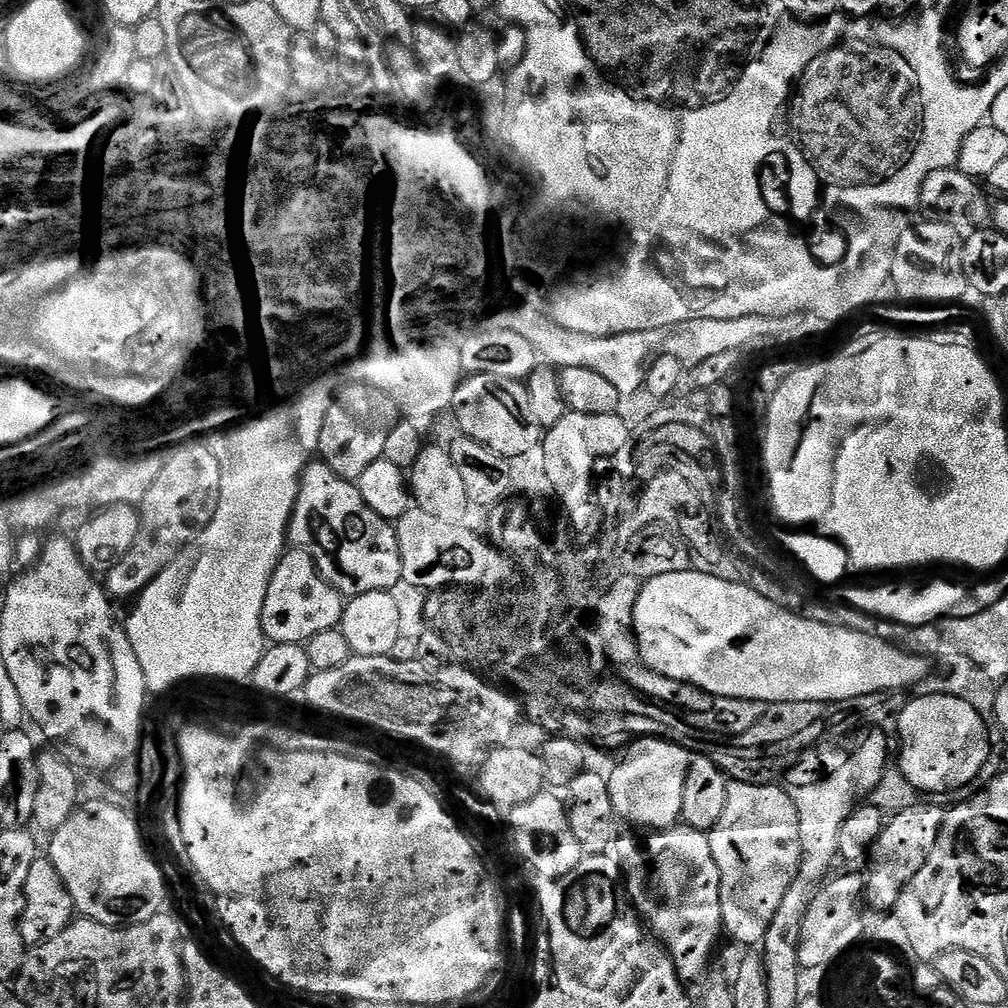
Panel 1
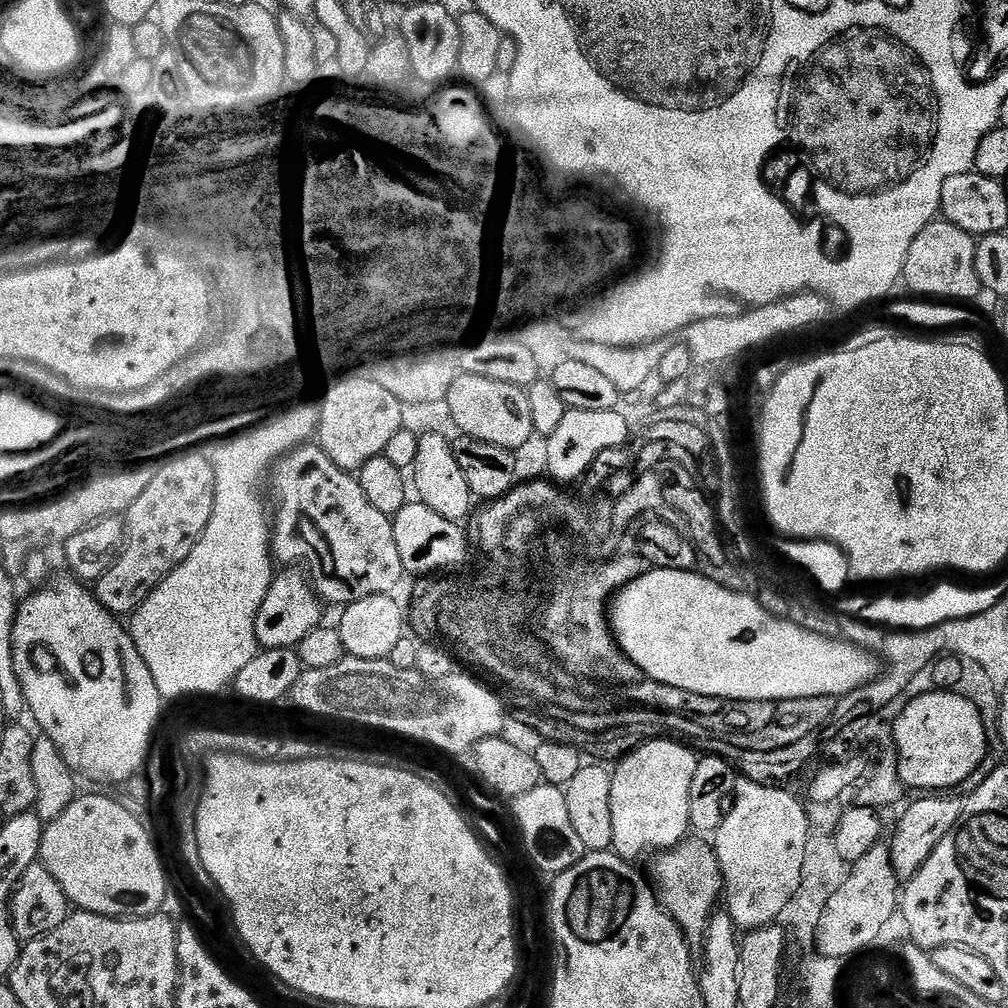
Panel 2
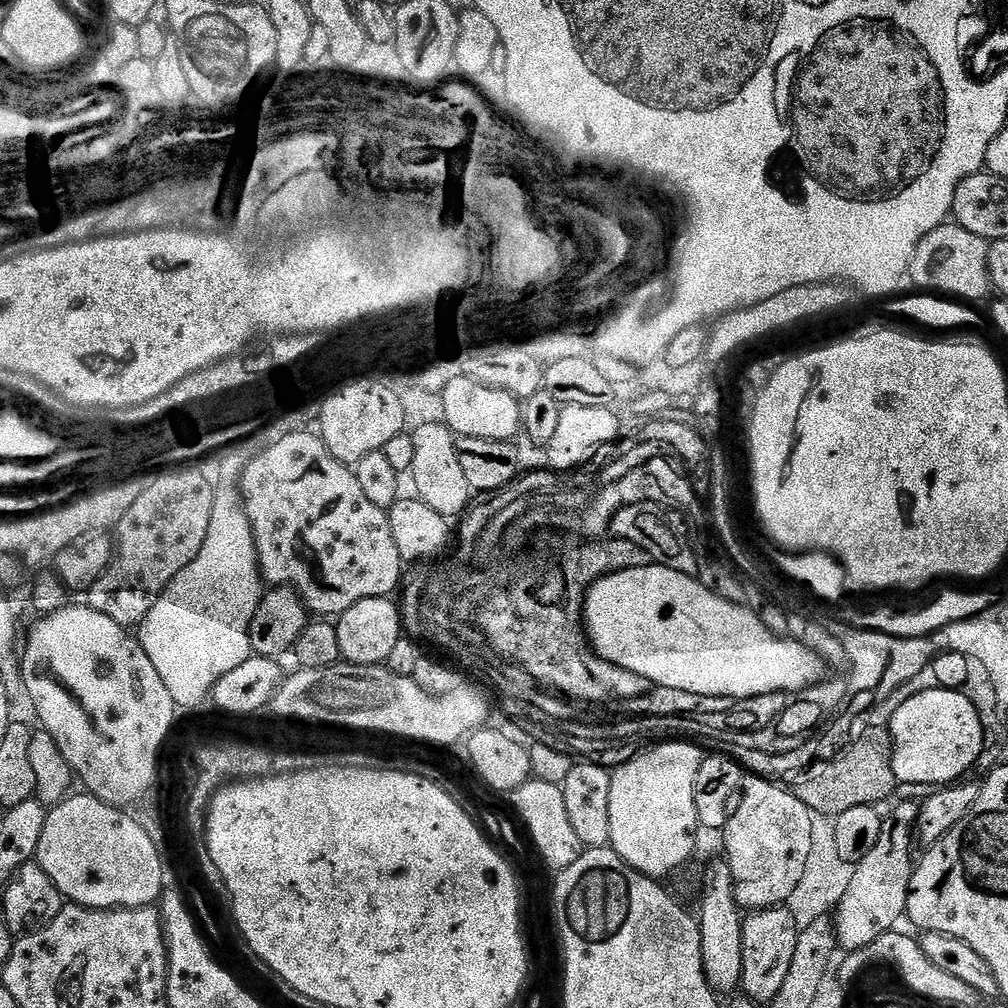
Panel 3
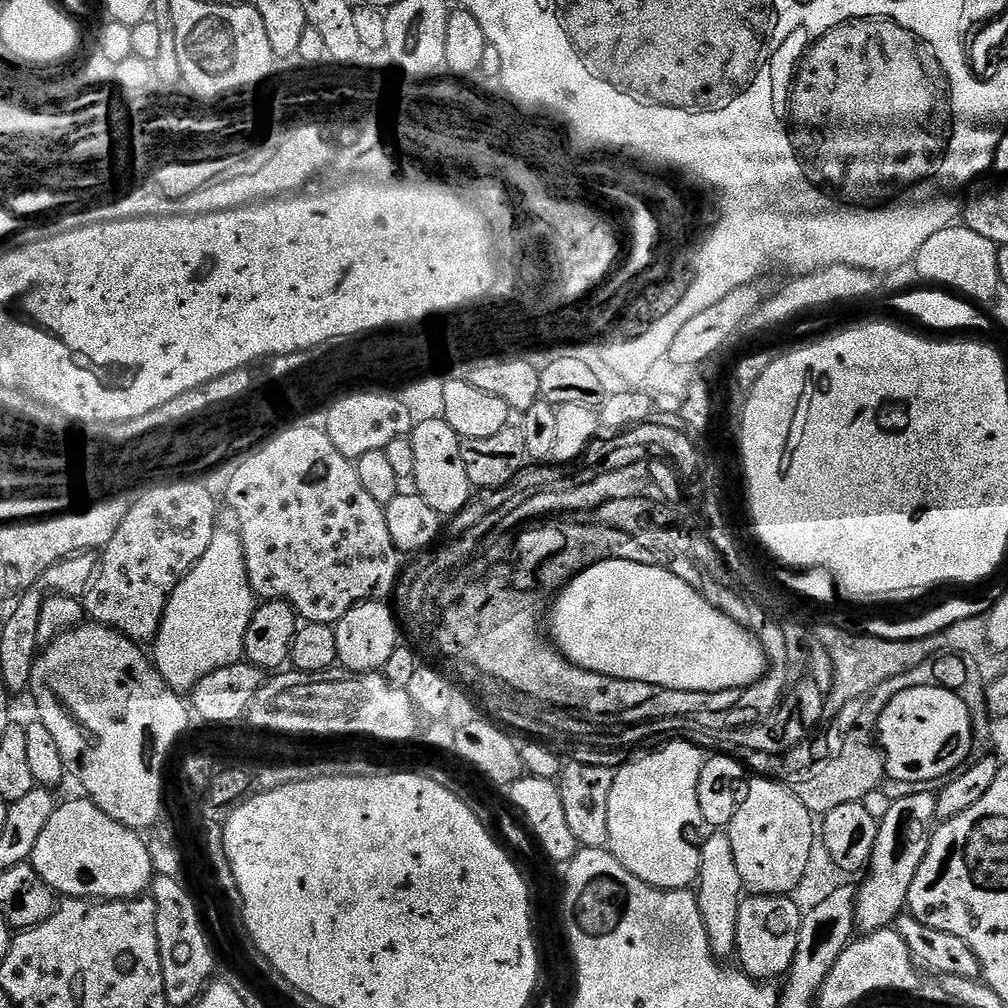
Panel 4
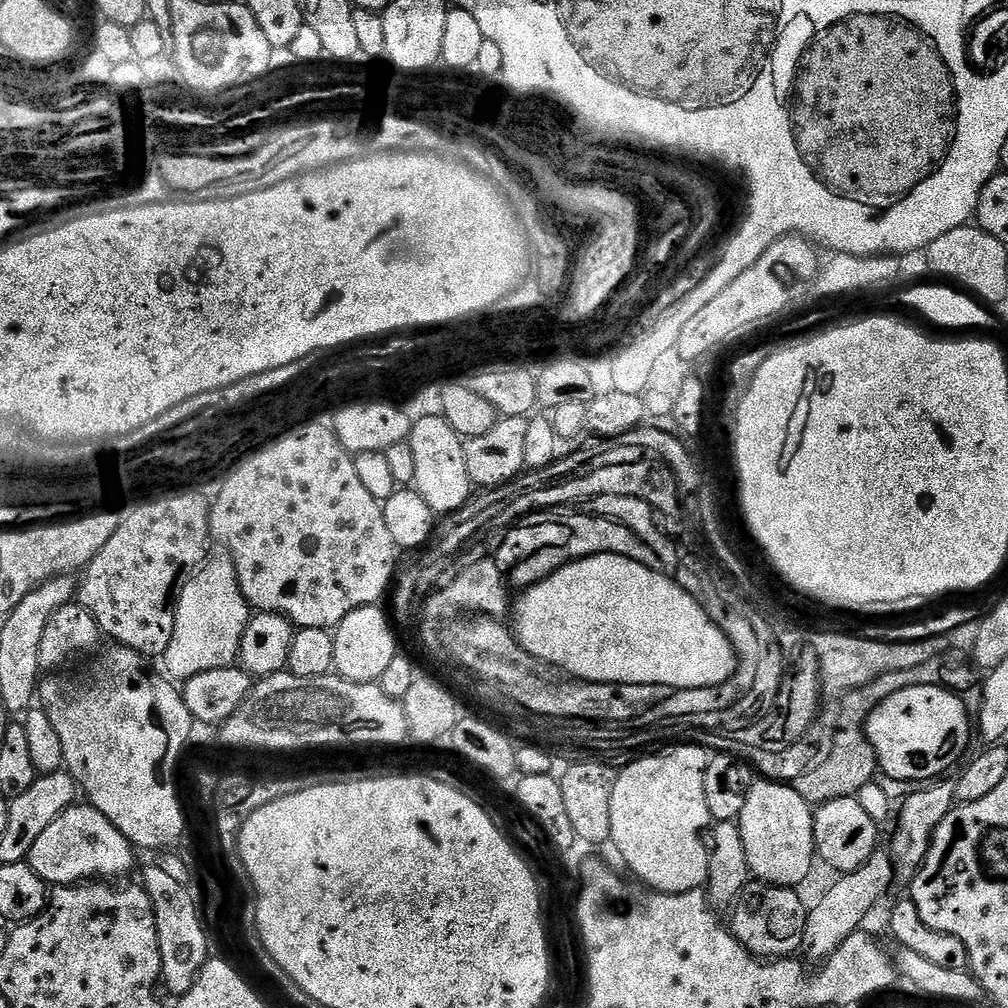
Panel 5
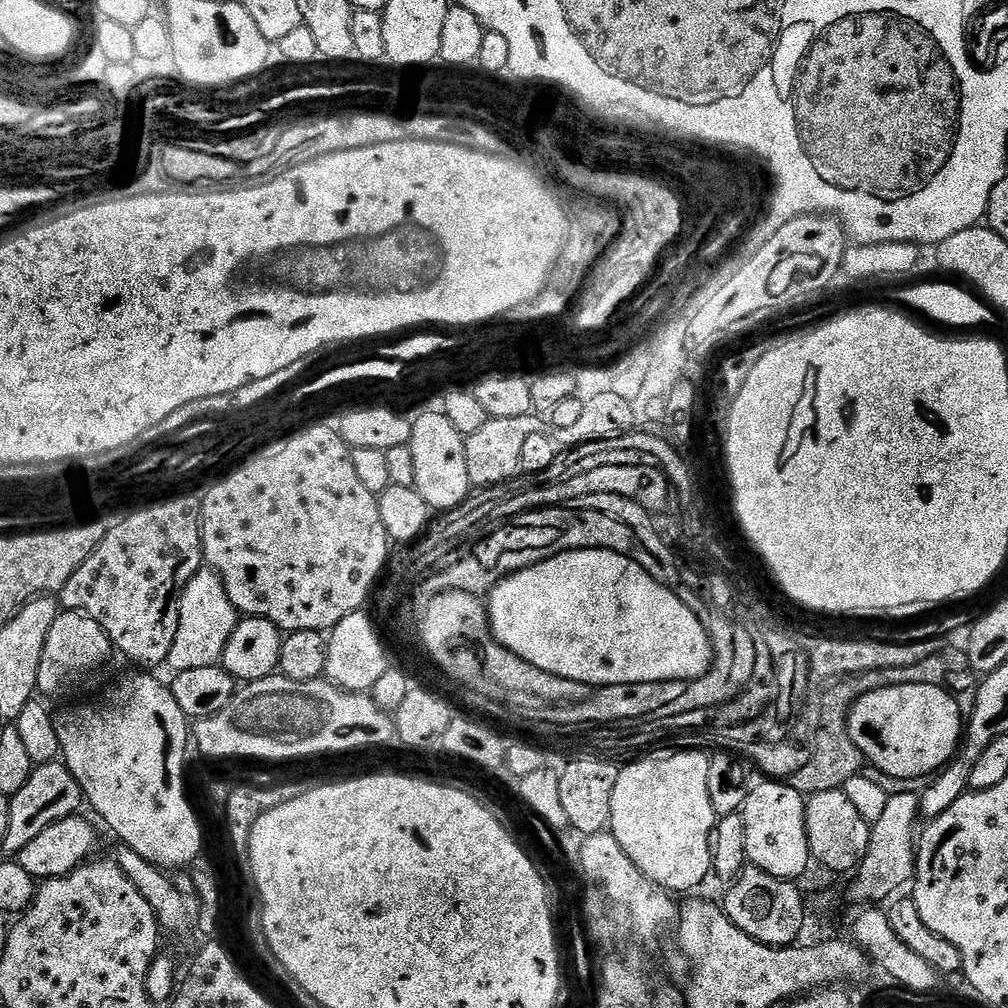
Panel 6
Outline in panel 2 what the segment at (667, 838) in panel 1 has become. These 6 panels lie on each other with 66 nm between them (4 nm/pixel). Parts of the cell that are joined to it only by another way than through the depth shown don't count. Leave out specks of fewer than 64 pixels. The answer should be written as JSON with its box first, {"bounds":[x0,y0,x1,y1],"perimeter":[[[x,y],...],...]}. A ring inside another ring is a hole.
{"bounds":[650,838,722,942],"perimeter":[[[685,838],[674,848],[661,851],[652,864],[650,884],[654,889],[656,901],[674,918],[689,941],[700,942],[708,920],[717,907],[716,899],[722,896],[722,877],[720,863],[711,843]]]}

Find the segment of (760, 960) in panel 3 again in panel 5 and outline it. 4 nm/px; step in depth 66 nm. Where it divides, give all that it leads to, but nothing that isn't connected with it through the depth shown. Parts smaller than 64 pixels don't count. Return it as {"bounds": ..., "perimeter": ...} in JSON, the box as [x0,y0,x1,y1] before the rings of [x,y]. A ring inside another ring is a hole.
{"bounds":[730,882,808,962],"perimeter":[[[750,882],[741,890],[736,903],[731,905],[731,912],[730,931],[736,941],[753,956],[771,962],[801,951],[808,910],[803,908],[803,902],[798,898],[795,888]]]}

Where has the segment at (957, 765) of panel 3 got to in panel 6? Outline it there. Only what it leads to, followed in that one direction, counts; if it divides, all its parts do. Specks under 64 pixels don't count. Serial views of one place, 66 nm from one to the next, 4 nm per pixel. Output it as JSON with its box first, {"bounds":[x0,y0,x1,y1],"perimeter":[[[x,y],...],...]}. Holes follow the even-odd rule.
{"bounds":[848,684,966,780],"perimeter":[[[903,684],[865,692],[848,710],[848,736],[867,763],[869,760],[878,771],[896,780],[916,780],[919,776],[928,775],[931,777],[952,763],[962,744],[966,724],[962,716],[960,720],[960,704],[956,700],[959,699],[947,688],[921,684]]]}

